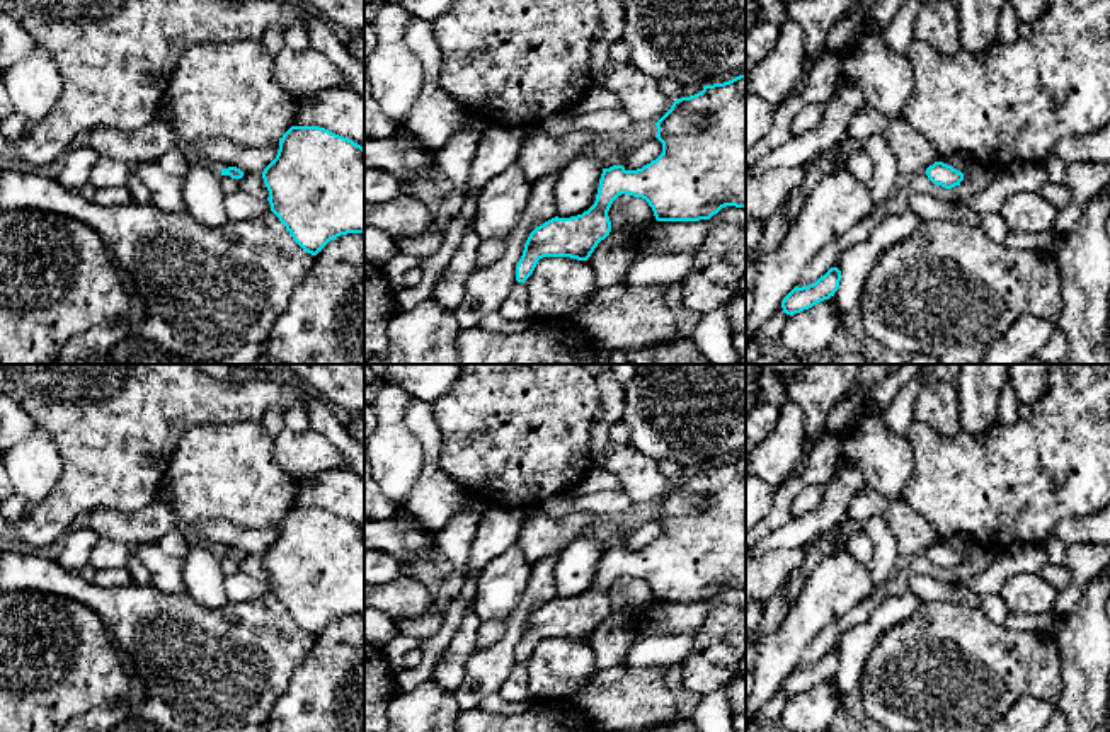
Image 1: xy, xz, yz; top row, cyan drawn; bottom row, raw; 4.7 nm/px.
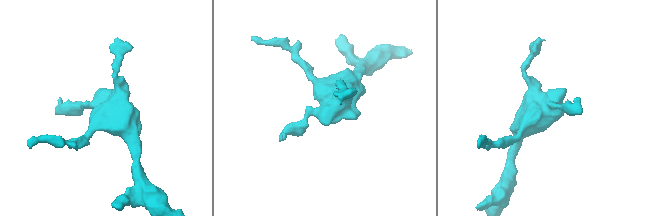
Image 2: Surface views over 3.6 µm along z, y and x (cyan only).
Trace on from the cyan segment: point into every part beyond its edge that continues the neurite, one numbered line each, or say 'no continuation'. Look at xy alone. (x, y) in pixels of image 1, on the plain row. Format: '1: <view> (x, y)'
no continuation

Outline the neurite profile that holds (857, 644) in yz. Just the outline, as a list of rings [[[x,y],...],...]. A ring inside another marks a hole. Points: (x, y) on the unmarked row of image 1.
[[[904,592],[885,599],[865,623],[848,630],[841,642],[841,662],[834,674],[834,683],[843,695],[860,688],[865,662],[877,643],[878,637],[890,630],[894,625],[913,616],[923,604],[914,592]]]

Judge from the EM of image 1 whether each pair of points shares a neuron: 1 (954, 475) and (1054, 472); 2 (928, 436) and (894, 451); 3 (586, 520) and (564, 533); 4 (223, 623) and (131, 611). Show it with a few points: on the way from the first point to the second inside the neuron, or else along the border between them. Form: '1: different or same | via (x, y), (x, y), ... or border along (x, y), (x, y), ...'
1: same | via (979, 475), (1029, 475)
2: different | border along (906, 434), (911, 445), (913, 470), (903, 484)
3: same | via (581, 523), (569, 528)
4: same | via (201, 623), (154, 622)

